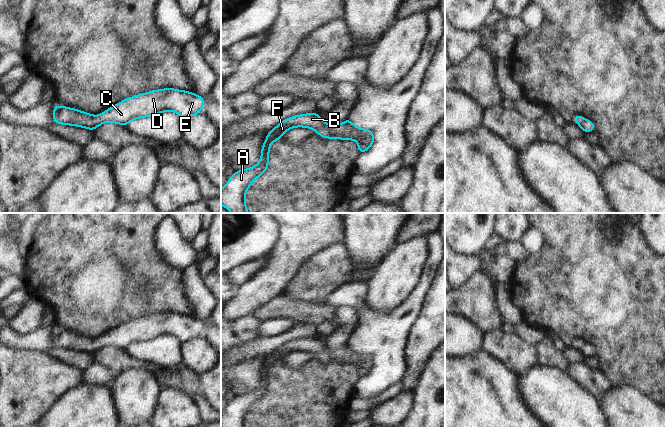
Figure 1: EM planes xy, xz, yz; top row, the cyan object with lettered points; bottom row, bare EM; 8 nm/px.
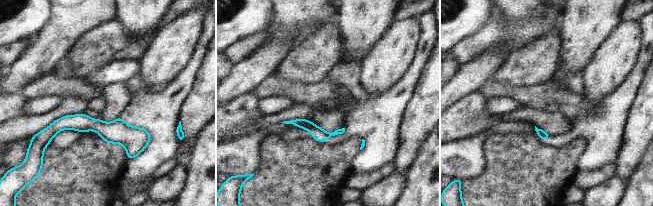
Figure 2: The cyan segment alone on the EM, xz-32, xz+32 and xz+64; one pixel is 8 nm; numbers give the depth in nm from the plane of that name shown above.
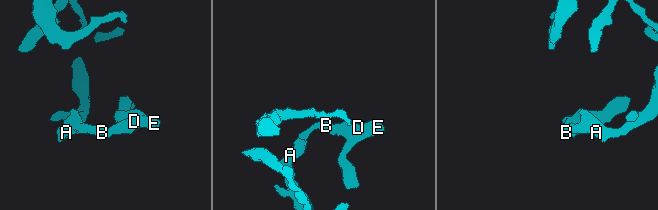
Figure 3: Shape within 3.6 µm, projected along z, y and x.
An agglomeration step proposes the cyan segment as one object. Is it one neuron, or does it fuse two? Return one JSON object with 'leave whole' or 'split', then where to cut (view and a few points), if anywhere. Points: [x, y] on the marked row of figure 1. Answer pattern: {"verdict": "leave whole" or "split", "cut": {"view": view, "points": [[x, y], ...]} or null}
{"verdict": "leave whole", "cut": null}

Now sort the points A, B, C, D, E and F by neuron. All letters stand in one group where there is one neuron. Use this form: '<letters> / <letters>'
A B C D E F

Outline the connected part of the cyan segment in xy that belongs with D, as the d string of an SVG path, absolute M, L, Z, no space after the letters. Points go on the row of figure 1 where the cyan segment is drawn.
M165 88L127 98L98 116L56 105L53 108L53 119L56 124L79 126L93 131L102 123L114 122L127 126L134 119L167 111L176 112L185 120L199 114L204 103L202 96L192 92Z

